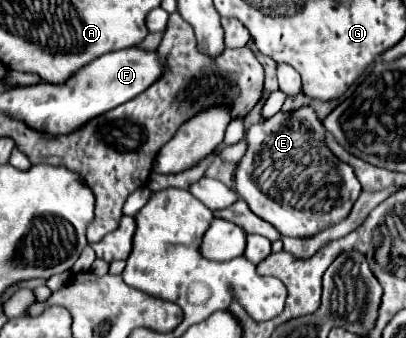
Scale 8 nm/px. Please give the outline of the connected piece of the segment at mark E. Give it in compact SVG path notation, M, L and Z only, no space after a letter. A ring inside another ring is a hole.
M301 107L291 113L279 111L273 117L251 125L245 133L245 141L247 151L235 169L235 189L239 197L247 201L249 209L267 223L271 223L281 235L311 237L313 233L319 233L321 229L349 215L353 201L357 201L361 193L361 183L355 177L353 167L341 163L325 145L325 127L317 117L315 109Z

